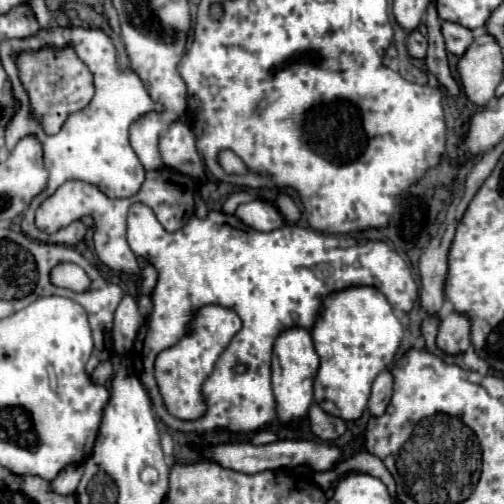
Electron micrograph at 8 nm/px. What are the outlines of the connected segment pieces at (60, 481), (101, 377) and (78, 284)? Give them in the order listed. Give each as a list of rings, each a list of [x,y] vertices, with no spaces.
[[[68,466],[64,468],[54,480],[52,480],[52,490],[56,490],[56,494],[64,496],[64,494],[74,494],[76,486],[80,484],[82,478],[82,466]]]
[[[106,360],[106,362],[102,362],[100,366],[96,366],[96,370],[92,372],[92,380],[94,380],[96,384],[106,384],[106,382],[112,378],[112,374],[114,374],[112,362]]]
[[[60,264],[60,266],[54,266],[52,274],[50,274],[50,280],[54,282],[54,286],[60,286],[60,288],[70,288],[70,290],[76,290],[76,292],[82,292],[84,288],[88,290],[88,274],[84,274],[84,270],[76,264]]]

